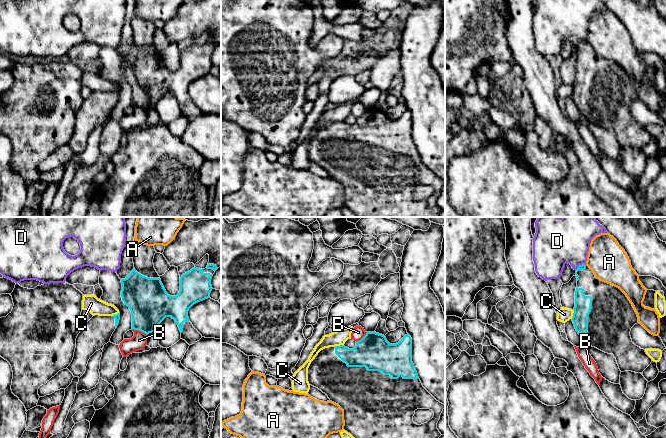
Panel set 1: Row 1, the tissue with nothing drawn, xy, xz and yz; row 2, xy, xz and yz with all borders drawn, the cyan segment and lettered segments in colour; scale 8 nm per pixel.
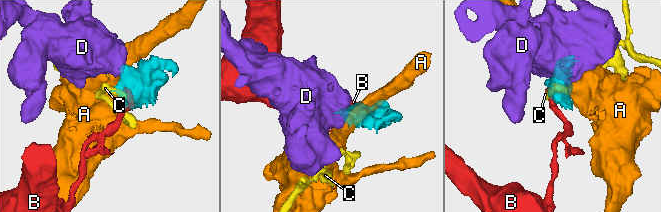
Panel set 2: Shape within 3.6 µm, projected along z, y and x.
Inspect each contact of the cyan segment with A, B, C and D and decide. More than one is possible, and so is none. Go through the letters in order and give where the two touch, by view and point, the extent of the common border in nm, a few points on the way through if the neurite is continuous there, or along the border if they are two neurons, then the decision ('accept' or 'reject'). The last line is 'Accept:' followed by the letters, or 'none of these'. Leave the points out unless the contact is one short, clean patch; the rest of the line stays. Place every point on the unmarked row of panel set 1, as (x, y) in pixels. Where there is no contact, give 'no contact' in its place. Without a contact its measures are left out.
A: no contact | reject
B: xy (139, 106) | 130 nm | along xy (132, 104), (142, 107), (146, 111) | reject
C: xz (338, 122) | 80 nm | along xz (343, 120), (334, 122) | reject
D: yz (580, 41) | 100 nm | along yz (585, 40), (580, 40), (575, 45) | reject
Accept: none of these

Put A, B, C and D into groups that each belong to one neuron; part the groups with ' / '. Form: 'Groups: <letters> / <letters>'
Groups: A / B / C / D

